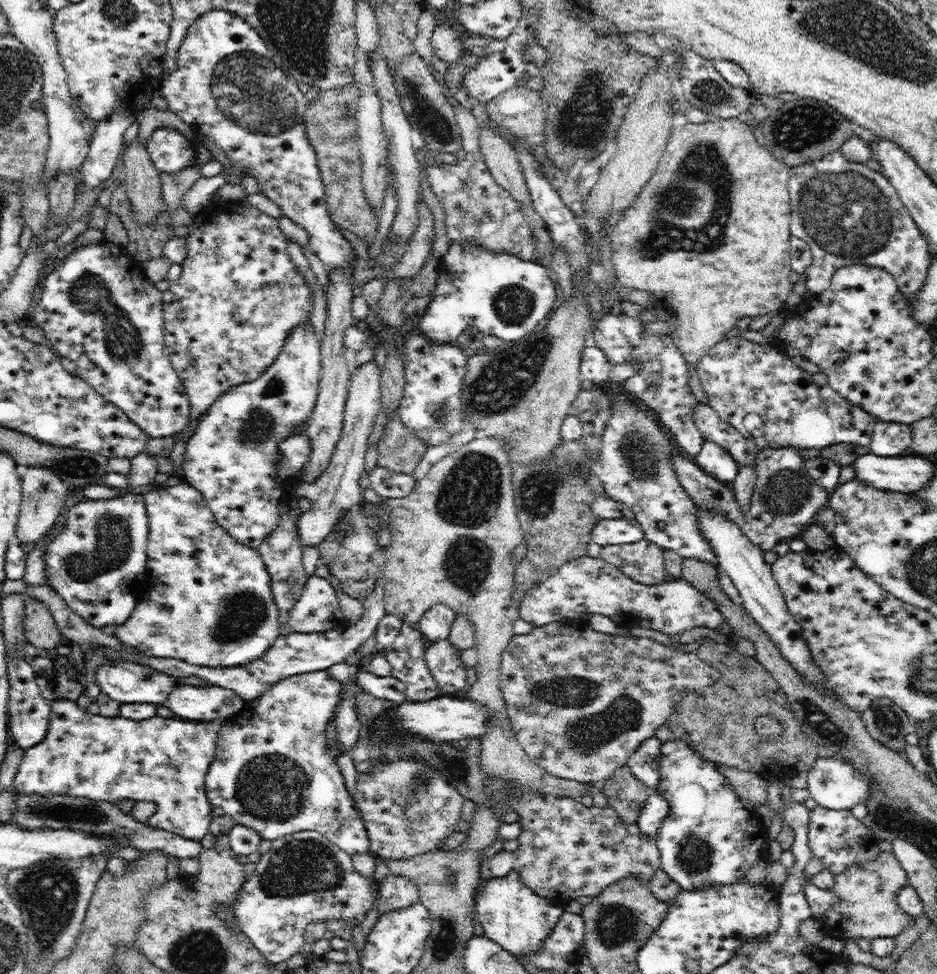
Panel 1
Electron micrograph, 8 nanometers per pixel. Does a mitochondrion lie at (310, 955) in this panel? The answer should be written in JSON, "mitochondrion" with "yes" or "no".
{"mitochondrion":"no"}

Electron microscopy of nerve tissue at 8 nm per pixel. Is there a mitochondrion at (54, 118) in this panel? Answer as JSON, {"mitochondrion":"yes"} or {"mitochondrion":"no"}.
{"mitochondrion":"no"}

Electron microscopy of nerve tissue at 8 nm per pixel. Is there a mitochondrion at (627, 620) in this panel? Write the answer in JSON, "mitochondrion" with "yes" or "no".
{"mitochondrion":"no"}

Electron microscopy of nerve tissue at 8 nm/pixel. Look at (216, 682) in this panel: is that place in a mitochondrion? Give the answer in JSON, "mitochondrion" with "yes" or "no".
{"mitochondrion":"no"}

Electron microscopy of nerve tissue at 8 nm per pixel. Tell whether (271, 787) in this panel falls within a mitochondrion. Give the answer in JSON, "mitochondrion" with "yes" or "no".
{"mitochondrion":"yes"}

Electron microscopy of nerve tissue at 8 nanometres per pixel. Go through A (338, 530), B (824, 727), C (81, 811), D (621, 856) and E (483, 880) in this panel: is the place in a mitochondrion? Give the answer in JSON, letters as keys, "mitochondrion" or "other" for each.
{"A":"other","B":"mitochondrion","C":"mitochondrion","D":"other","E":"other"}

